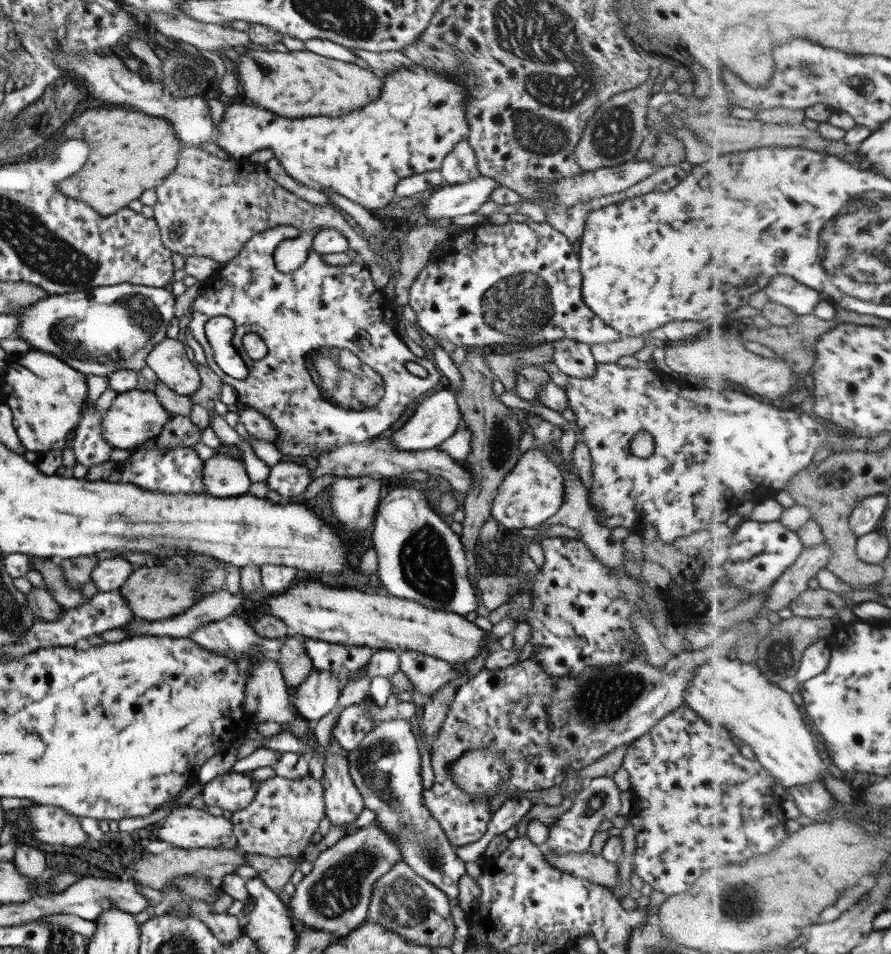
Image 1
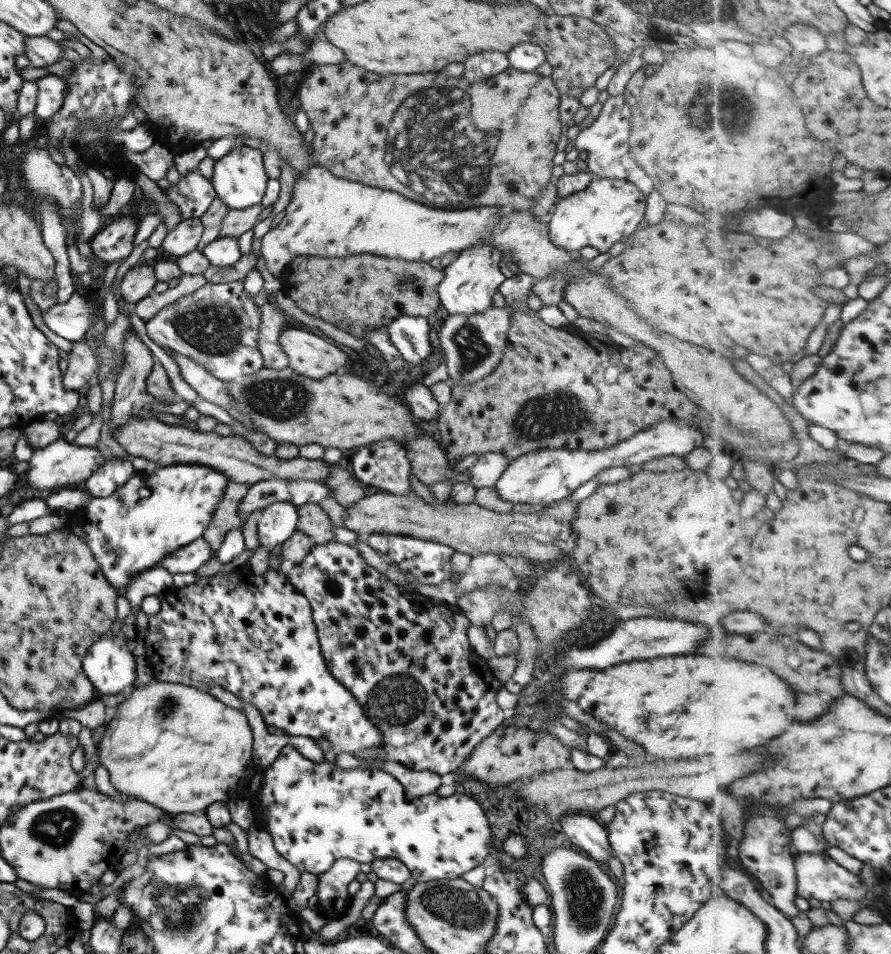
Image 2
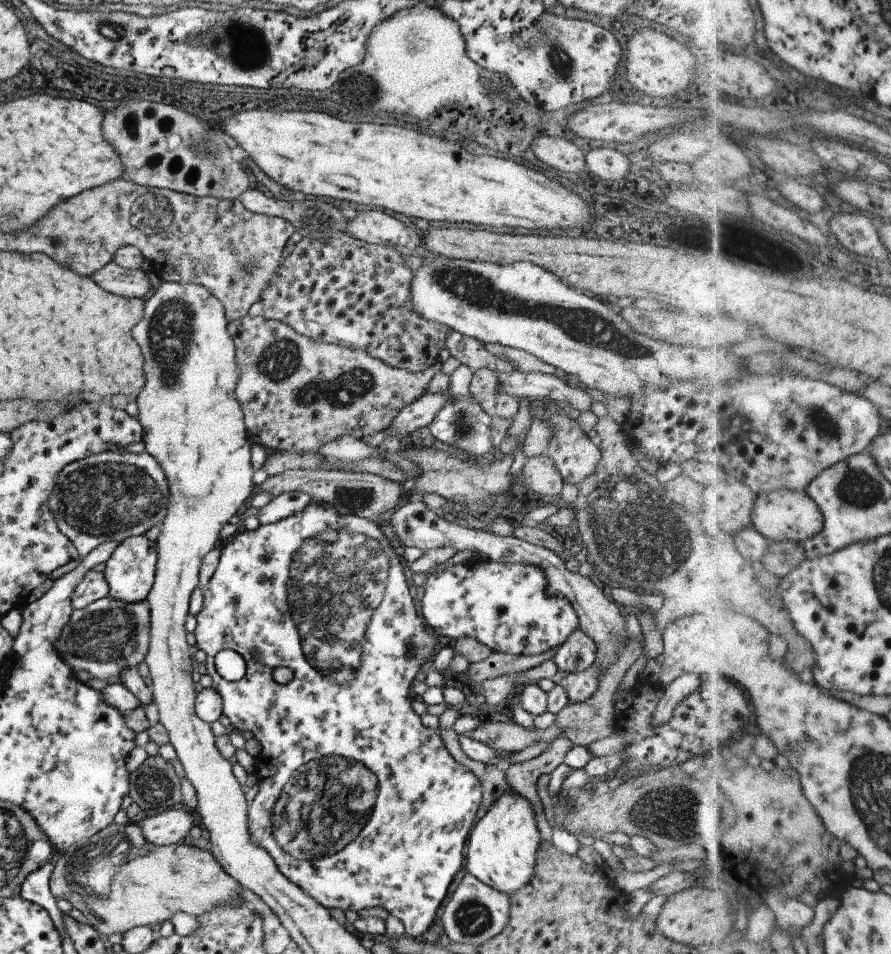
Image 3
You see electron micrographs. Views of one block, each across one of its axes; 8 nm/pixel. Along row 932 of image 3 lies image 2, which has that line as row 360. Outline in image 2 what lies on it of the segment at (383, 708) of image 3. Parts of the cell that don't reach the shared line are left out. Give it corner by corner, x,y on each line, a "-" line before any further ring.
398,316
386,325
386,330
403,360
414,365
429,358
433,348
427,339
429,325
426,317

